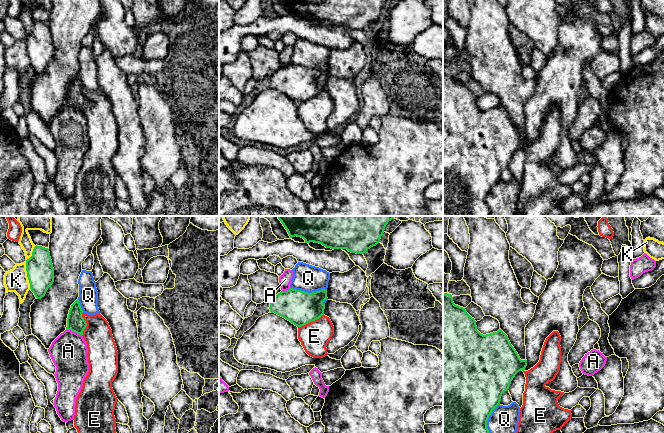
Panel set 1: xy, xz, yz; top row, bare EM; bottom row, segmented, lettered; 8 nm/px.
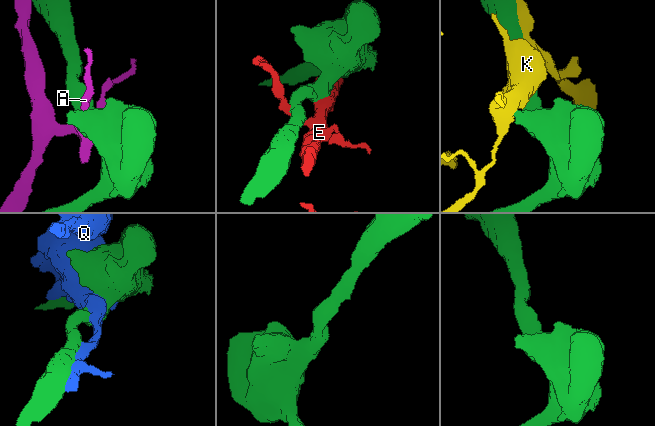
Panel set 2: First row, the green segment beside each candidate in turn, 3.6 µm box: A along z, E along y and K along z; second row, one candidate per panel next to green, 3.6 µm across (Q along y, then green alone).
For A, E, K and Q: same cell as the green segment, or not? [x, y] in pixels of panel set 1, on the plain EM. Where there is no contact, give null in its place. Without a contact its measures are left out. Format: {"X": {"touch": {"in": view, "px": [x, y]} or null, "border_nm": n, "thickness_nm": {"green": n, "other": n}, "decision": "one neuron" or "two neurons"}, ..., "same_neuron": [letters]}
{"A": {"touch": {"in": "xy", "px": [74, 107]}, "border_nm": 140, "thickness_nm": {"green": 140, "other": 300}, "decision": "two neurons"}, "E": {"touch": {"in": "xz", "px": [310, 97]}, "border_nm": 240, "thickness_nm": {"green": 280, "other": 240}, "decision": "one neuron"}, "K": {"touch": {"in": "xy", "px": [26, 43]}, "border_nm": 340, "thickness_nm": {"green": 220, "other": 190}, "decision": "two neurons"}, "Q": {"touch": {"in": "yz", "px": [487, 196]}, "border_nm": 300, "thickness_nm": {"green": 500, "other": 240}, "decision": "two neurons"}, "same_neuron": ["E"]}

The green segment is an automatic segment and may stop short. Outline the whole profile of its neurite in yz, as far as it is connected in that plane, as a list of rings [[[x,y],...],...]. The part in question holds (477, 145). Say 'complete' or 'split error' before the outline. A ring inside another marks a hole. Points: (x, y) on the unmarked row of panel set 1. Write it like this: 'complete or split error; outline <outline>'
complete; outline [[[443,69],[443,216],[490,216],[488,194],[500,180],[502,170],[508,167],[515,151],[526,142],[527,136],[520,135],[501,105],[481,110],[475,95],[465,84],[455,81],[451,70]]]

